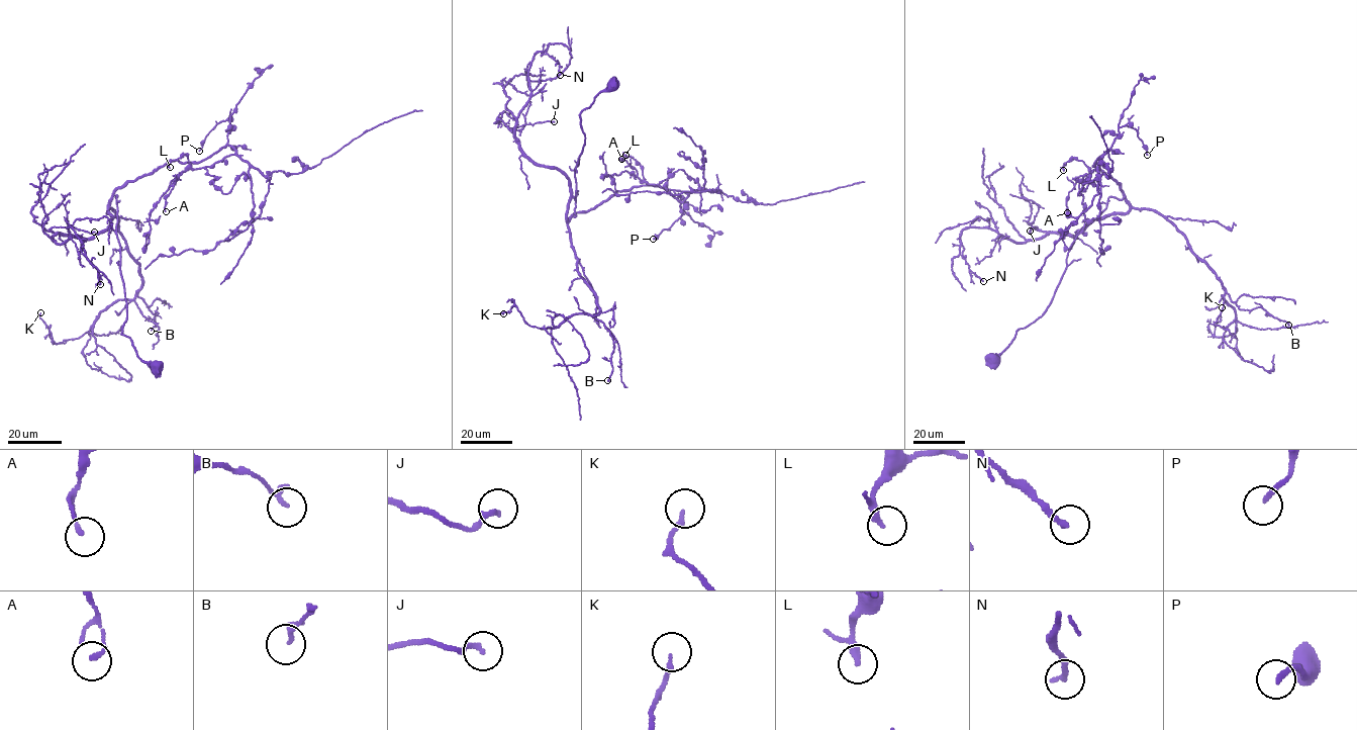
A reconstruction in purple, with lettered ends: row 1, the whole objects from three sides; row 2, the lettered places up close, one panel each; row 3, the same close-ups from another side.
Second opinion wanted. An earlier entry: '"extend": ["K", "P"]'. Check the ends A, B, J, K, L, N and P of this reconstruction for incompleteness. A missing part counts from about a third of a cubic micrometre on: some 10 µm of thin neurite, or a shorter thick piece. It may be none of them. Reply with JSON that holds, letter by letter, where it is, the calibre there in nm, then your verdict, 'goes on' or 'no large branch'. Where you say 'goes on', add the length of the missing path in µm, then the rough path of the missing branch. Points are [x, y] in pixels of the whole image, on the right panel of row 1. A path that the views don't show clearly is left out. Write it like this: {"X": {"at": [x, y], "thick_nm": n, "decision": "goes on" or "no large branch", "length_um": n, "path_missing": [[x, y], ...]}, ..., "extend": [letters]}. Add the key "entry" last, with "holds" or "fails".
{"A": {"at": [1067, 212], "thick_nm": 180, "decision": "no large branch"}, "B": {"at": [1288, 325], "thick_nm": 200, "decision": "no large branch"}, "J": {"at": [1030, 231], "thick_nm": 190, "decision": "no large branch"}, "K": {"at": [1222, 307], "thick_nm": 160, "decision": "no large branch"}, "L": {"at": [1063, 170], "thick_nm": 260, "decision": "no large branch"}, "N": {"at": [983, 281], "thick_nm": 220, "decision": "no large branch"}, "P": {"at": [1147, 155], "thick_nm": 190, "decision": "goes on", "length_um": 3}, "extend": ["P"], "entry": "fails"}

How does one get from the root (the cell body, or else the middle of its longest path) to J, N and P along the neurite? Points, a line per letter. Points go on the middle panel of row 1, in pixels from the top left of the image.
J: (613, 84), (580, 114), (585, 143), (568, 220), (569, 180), (537, 166), (511, 130), (554, 121)
N: (613, 84), (580, 114), (568, 220), (569, 180), (514, 135), (532, 57), (548, 54), (560, 75)
P: (613, 84), (580, 114), (585, 143), (573, 216), (616, 192), (660, 186), (682, 213), (653, 239)

